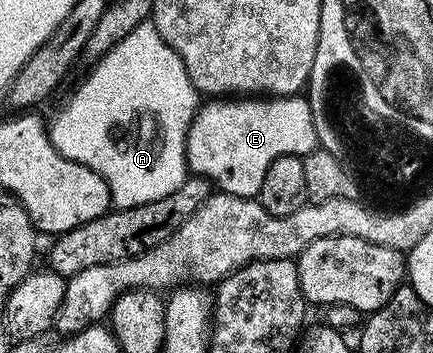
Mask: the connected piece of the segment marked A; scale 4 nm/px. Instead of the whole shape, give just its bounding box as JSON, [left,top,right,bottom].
[50,27,198,209]

